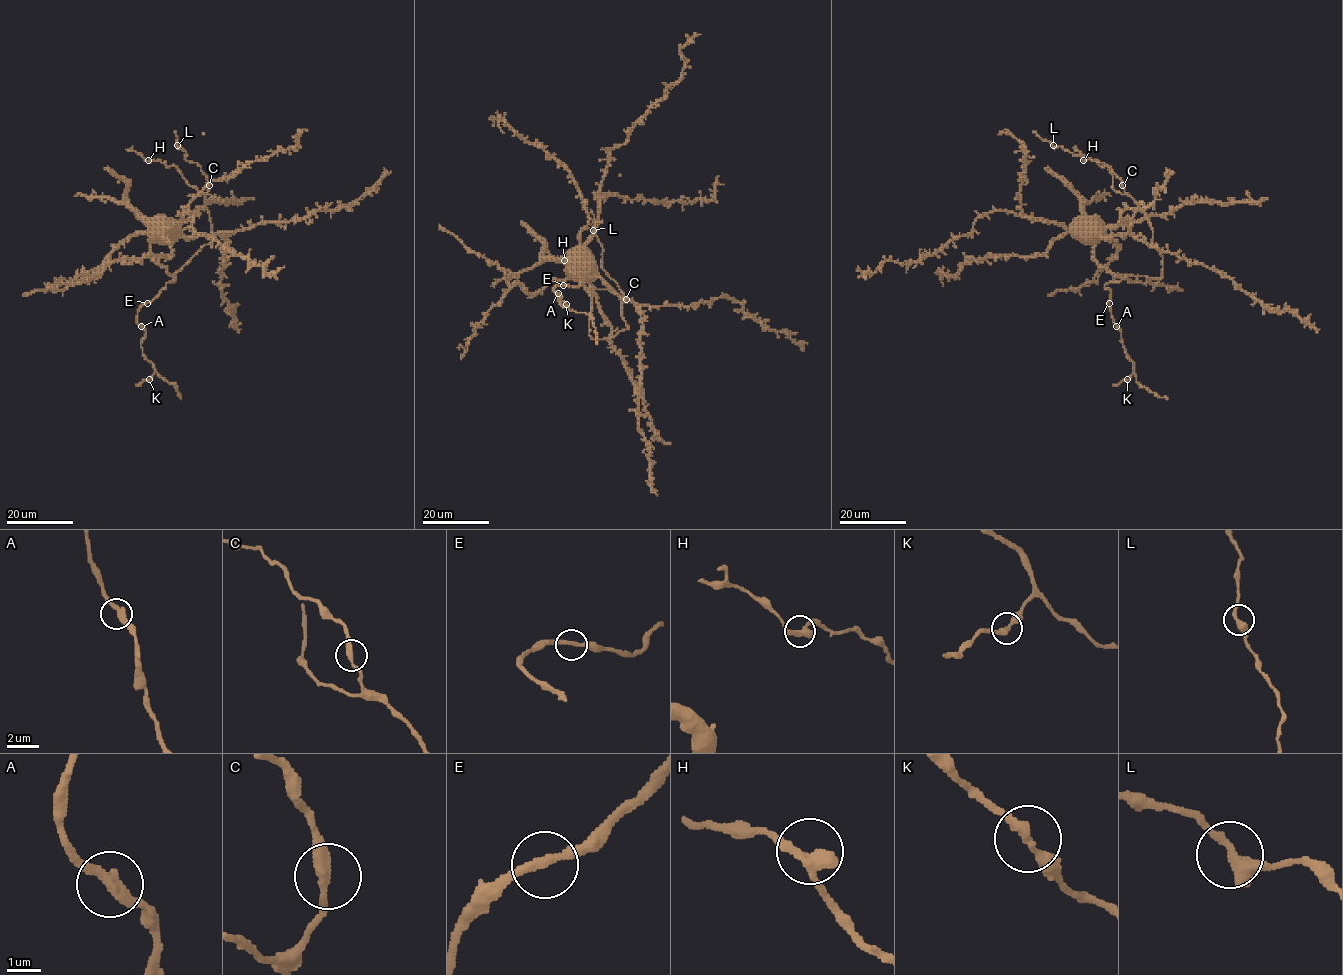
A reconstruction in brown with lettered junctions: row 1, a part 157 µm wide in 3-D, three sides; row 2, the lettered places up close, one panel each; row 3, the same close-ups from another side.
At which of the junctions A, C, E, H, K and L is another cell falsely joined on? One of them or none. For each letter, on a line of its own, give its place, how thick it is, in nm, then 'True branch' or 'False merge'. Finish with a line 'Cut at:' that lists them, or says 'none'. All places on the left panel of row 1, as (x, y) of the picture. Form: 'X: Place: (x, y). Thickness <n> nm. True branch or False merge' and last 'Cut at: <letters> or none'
A: Place: (141, 326). Thickness 360 nm. True branch
C: Place: (209, 185). Thickness 320 nm. True branch
E: Place: (147, 303). Thickness 240 nm. True branch
H: Place: (148, 160). Thickness 360 nm. True branch
K: Place: (149, 379). Thickness 280 nm. True branch
L: Place: (177, 145). Thickness 360 nm. True branch
Cut at: none

